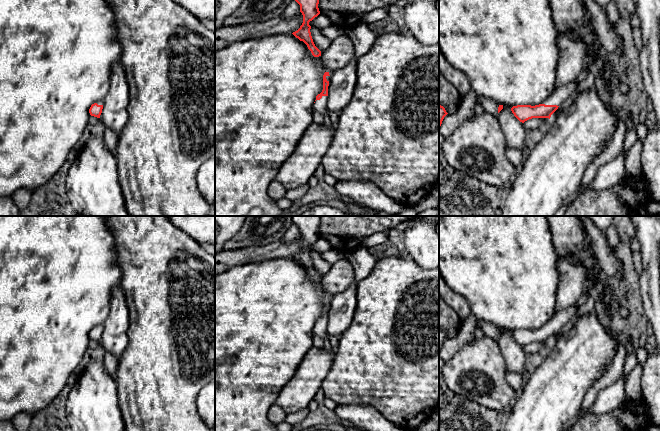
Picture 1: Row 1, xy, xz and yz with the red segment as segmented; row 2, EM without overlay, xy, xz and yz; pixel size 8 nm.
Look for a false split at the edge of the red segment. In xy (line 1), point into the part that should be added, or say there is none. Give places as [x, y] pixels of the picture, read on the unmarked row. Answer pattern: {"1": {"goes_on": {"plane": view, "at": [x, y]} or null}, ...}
{"1": {"goes_on": null}}

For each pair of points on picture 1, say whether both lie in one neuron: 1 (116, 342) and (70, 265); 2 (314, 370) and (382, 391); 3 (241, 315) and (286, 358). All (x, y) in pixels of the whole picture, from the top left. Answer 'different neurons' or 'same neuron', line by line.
1: different neurons
2: different neurons
3: same neuron

